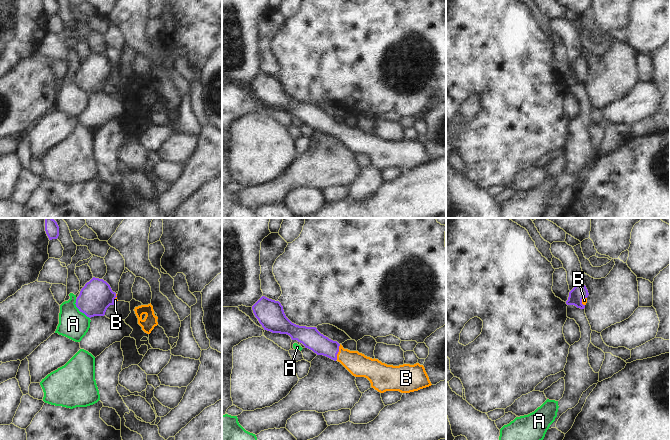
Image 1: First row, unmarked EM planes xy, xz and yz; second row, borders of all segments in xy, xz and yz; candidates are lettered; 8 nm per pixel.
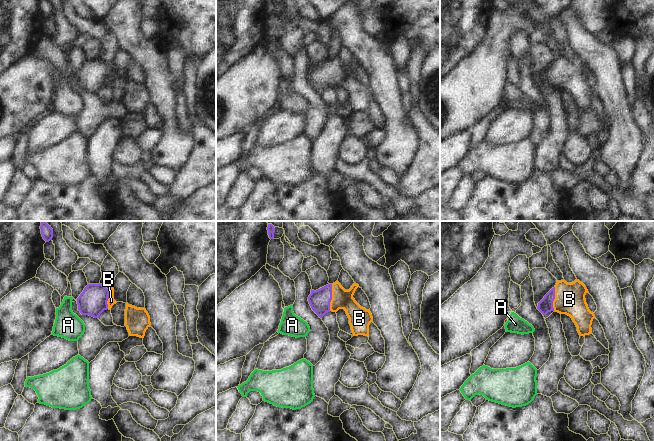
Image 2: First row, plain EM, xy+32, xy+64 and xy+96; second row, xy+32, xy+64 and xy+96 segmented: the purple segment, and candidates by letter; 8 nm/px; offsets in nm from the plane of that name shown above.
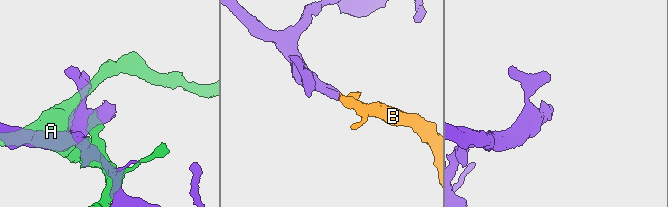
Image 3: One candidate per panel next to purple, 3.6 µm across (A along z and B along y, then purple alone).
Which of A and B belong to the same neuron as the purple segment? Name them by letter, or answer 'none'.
B

